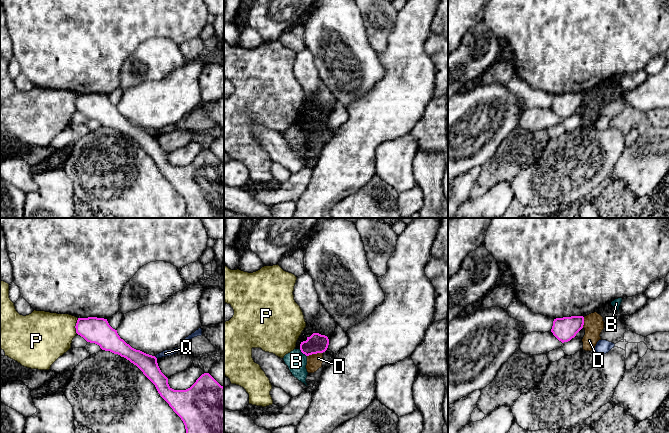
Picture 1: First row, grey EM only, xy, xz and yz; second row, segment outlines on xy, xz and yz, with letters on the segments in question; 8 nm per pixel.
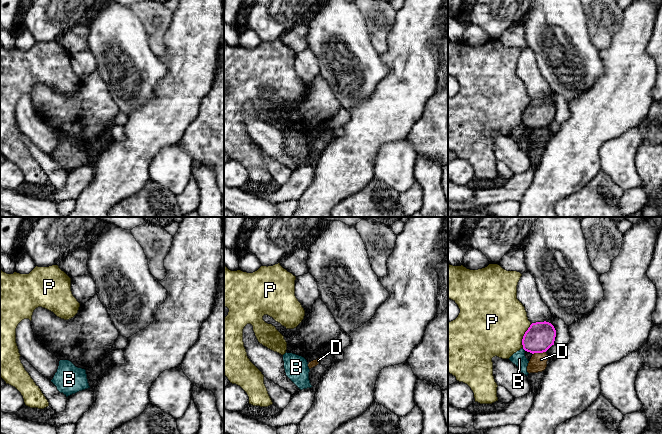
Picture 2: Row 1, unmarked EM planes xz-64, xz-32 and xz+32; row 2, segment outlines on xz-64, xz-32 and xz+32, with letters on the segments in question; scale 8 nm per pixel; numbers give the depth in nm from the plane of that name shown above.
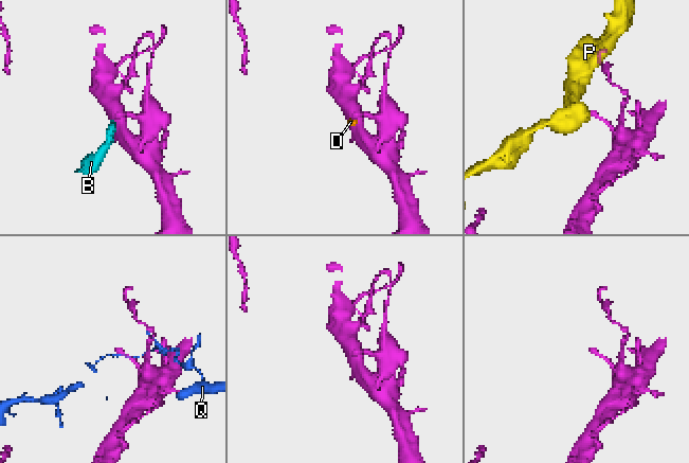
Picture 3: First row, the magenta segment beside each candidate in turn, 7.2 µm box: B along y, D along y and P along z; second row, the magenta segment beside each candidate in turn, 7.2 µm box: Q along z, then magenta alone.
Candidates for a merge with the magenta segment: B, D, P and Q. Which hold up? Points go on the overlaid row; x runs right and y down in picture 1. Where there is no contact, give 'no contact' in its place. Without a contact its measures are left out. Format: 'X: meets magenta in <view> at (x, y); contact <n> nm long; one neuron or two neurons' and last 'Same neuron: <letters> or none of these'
B: meets magenta in xz at (303, 353); contact 90 nm long; two neurons
D: meets magenta in xz at (314, 353); contact 130 nm long; two neurons
P: meets magenta in xy at (75, 326); contact 130 nm long; two neurons
Q: meets magenta in xy at (155, 357); contact 40 nm long; two neurons
Same neuron: none of these

